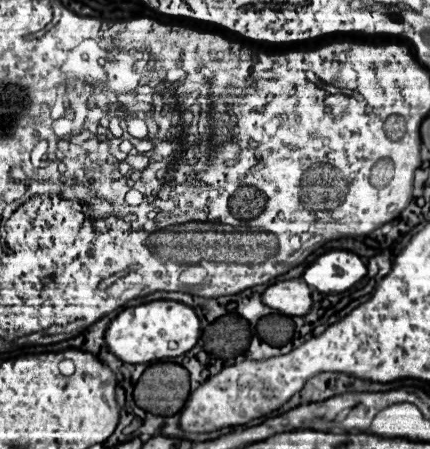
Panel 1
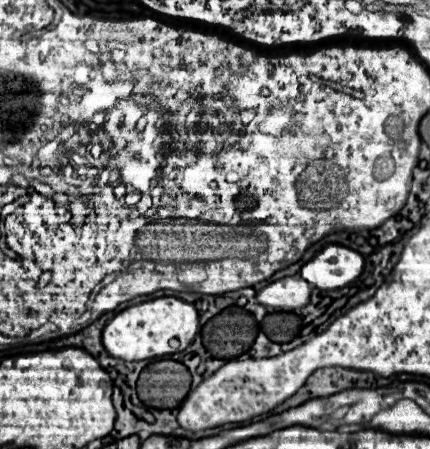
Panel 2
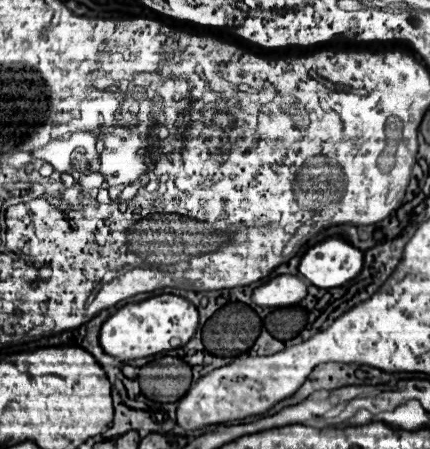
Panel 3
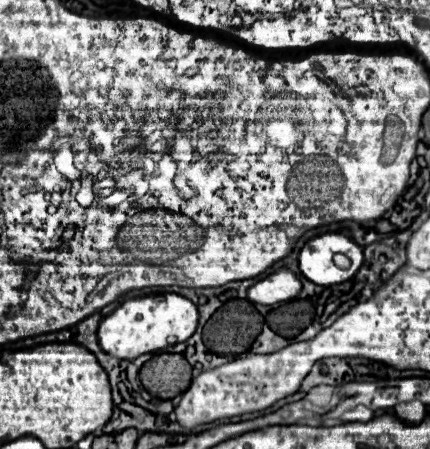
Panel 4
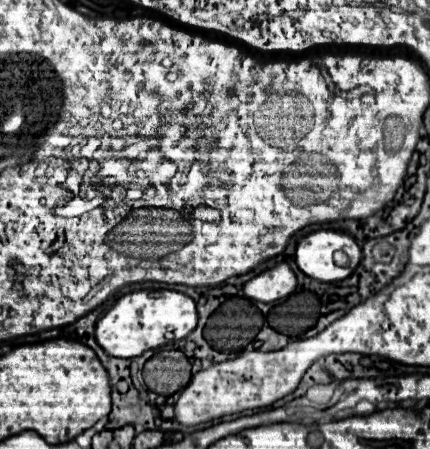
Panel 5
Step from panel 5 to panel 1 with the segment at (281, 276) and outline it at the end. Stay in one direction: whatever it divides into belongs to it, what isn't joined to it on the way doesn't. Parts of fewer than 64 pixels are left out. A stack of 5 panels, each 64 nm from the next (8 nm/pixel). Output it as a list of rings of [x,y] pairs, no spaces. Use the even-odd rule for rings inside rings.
[[[284,280],[276,282],[266,288],[262,294],[262,302],[280,314],[286,316],[302,316],[310,310],[312,298],[310,298],[310,286],[306,286],[302,280]]]

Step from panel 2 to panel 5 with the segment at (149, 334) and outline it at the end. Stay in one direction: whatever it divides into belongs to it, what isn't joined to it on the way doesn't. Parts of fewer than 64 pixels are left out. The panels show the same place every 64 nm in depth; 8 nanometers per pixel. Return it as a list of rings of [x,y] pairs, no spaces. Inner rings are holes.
[[[136,290],[120,296],[96,322],[96,340],[106,354],[134,358],[150,348],[186,338],[198,322],[196,302],[176,290]]]

